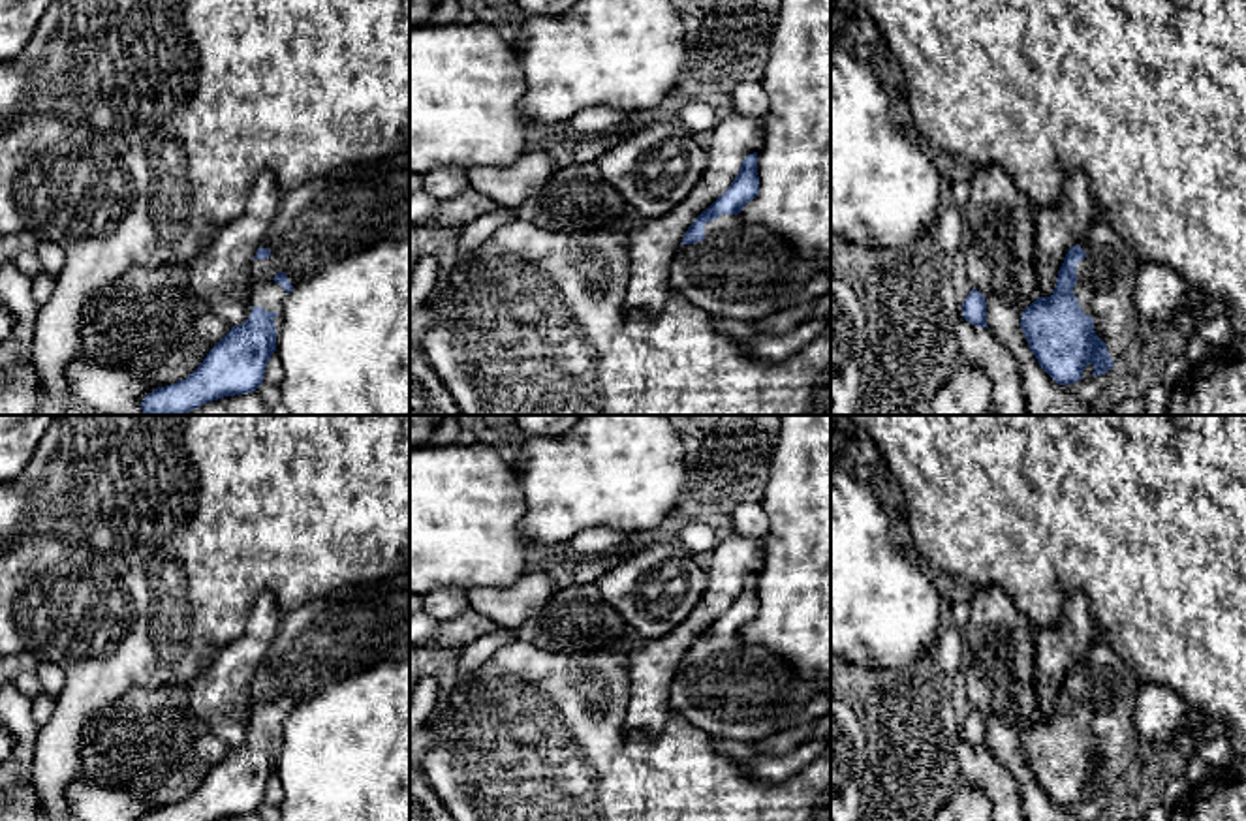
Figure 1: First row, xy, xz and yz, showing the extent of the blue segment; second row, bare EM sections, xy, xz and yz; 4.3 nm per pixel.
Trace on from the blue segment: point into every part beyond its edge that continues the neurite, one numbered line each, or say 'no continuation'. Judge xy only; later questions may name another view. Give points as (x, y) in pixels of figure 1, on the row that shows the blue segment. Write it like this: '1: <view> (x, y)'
1: xy (348, 209)

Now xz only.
1: xz (743, 271)

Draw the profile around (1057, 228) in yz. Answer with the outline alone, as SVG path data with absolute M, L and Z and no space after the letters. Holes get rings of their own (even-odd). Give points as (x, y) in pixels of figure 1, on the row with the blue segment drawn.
M1073 173L1062 190L1058 205L1034 205L1036 271L1039 295L1051 297L1066 254L1088 231L1105 218L1092 197L1084 173Z

